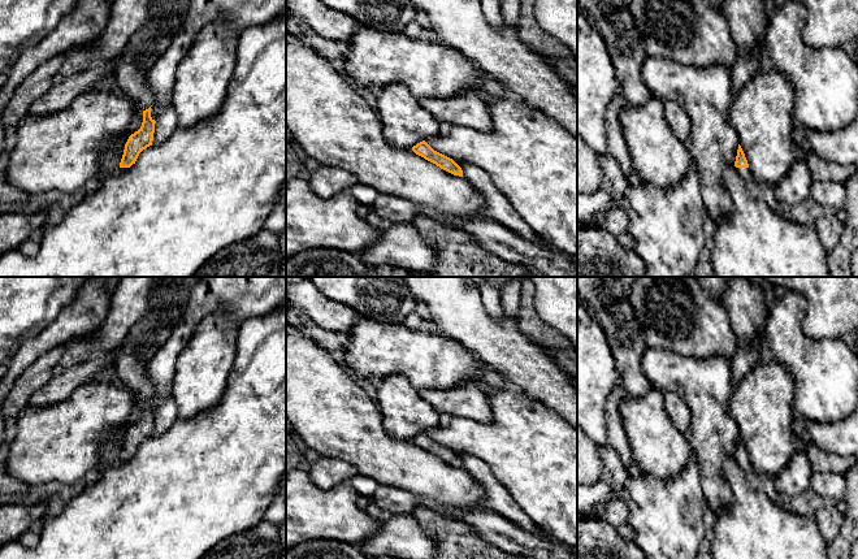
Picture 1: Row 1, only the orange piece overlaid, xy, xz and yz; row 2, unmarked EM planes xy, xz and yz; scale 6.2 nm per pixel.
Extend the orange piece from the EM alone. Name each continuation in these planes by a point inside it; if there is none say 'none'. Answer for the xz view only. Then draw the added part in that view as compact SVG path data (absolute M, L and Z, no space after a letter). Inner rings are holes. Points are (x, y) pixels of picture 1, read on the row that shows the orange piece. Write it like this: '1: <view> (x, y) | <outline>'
none

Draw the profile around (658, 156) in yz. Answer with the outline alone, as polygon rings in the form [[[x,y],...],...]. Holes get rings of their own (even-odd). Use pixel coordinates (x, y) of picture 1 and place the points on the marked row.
[[[651,95],[641,107],[624,105],[619,121],[632,168],[642,182],[670,188],[682,179],[690,166],[690,157],[684,142],[666,121],[662,96]]]

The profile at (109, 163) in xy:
[[[138,108],[134,113],[133,122],[130,124],[129,130],[124,135],[113,139],[109,143],[108,151],[99,159],[99,181],[104,179],[110,174],[114,174],[118,170],[125,144],[129,136],[140,129],[142,122],[143,112]]]

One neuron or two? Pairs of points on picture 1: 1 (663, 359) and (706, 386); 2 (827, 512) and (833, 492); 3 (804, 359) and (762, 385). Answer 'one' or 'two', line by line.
1: one
2: two
3: two

